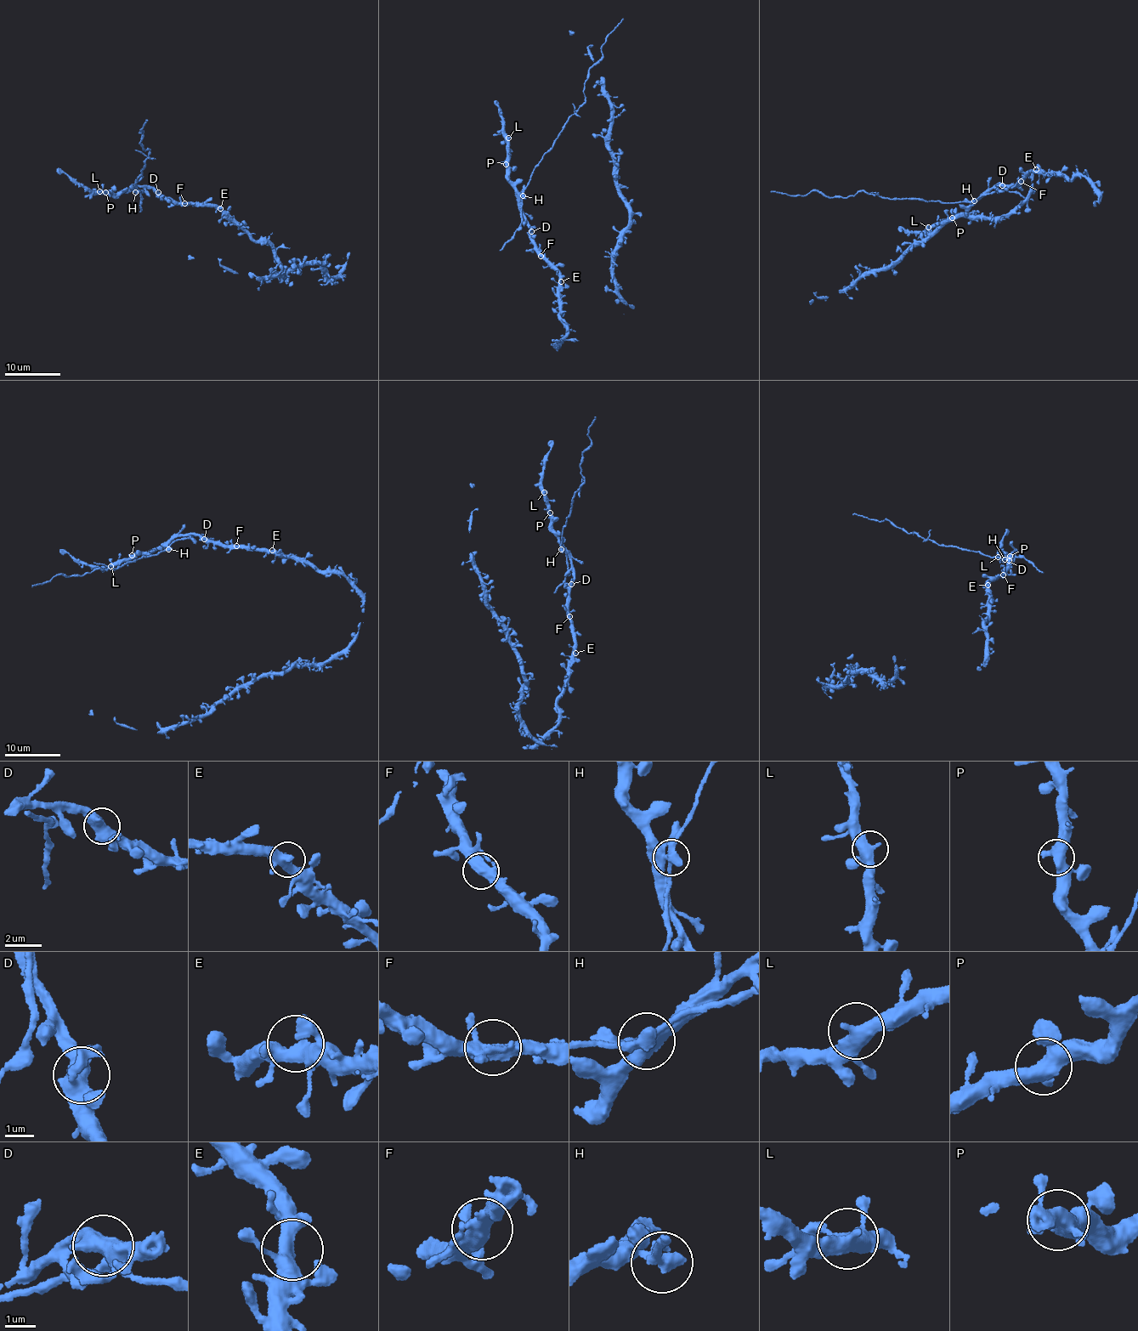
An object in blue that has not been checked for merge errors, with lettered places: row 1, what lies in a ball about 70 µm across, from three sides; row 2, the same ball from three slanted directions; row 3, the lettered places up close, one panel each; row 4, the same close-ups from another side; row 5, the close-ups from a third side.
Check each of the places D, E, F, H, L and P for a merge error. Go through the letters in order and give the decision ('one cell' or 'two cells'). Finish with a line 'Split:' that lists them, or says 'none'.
D: one cell
E: one cell
F: one cell
H: two cells
L: one cell
P: one cell
Split: H

